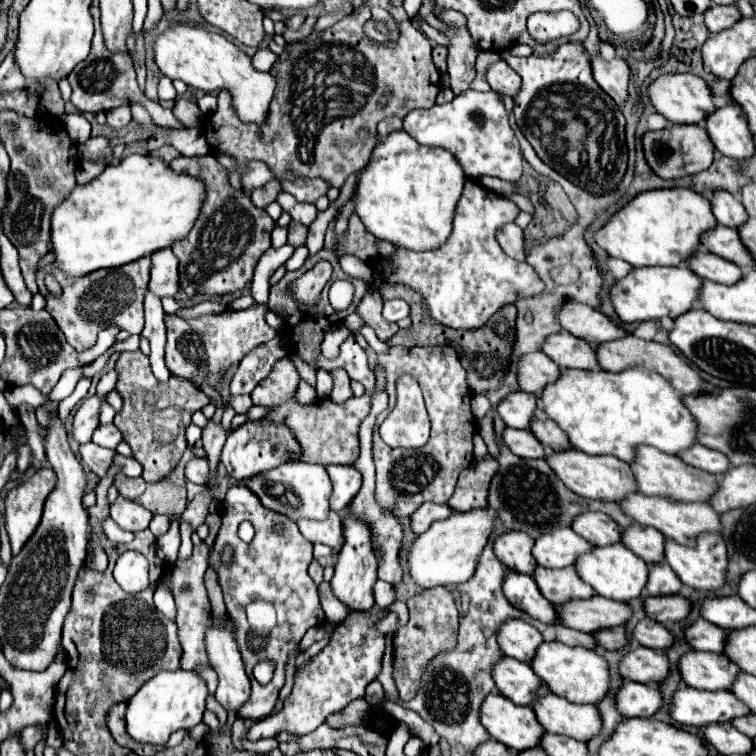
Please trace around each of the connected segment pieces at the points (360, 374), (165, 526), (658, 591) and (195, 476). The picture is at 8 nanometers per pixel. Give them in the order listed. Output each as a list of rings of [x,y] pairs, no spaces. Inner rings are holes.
[[[349,334],[349,338],[341,344],[341,354],[337,360],[327,360],[325,356],[319,356],[321,368],[333,370],[333,368],[345,368],[351,380],[359,380],[365,390],[373,390],[375,386],[375,376],[373,370],[367,364],[367,354],[365,350],[355,342],[355,336]]]
[[[163,514],[153,516],[153,520],[151,520],[151,524],[149,524],[149,530],[153,532],[155,538],[159,538],[161,534],[165,534],[165,532],[169,530],[169,518],[163,516]]]
[[[659,562],[659,564],[653,564],[649,568],[649,580],[647,580],[647,594],[649,596],[673,596],[673,594],[679,594],[681,590],[681,580],[679,576],[673,572],[673,568],[669,568],[667,562]]]
[[[193,458],[187,466],[185,466],[185,478],[195,482],[195,484],[205,484],[209,480],[209,464],[205,458]]]

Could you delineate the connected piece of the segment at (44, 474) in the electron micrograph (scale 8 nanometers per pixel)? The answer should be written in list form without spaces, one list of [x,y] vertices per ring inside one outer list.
[[[51,468],[37,470],[31,478],[11,488],[5,496],[5,530],[11,540],[11,550],[17,554],[29,536],[35,532],[45,498],[53,492],[57,484],[55,472]]]

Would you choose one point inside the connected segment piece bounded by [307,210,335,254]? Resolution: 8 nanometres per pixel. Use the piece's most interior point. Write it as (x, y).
(317, 228)

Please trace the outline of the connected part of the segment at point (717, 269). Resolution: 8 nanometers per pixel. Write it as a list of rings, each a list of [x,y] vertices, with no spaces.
[[[705,248],[697,250],[697,254],[693,254],[687,260],[687,268],[691,268],[703,280],[713,280],[713,282],[727,284],[727,286],[735,284],[737,278],[741,280],[741,276],[743,276],[743,270],[737,264],[733,264],[721,256],[709,254]]]

